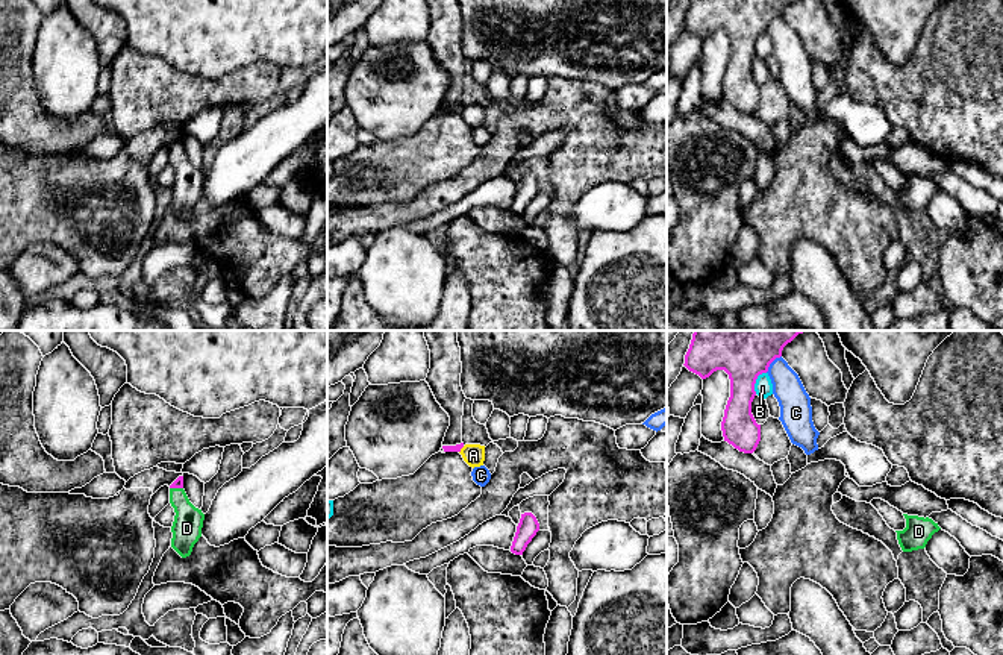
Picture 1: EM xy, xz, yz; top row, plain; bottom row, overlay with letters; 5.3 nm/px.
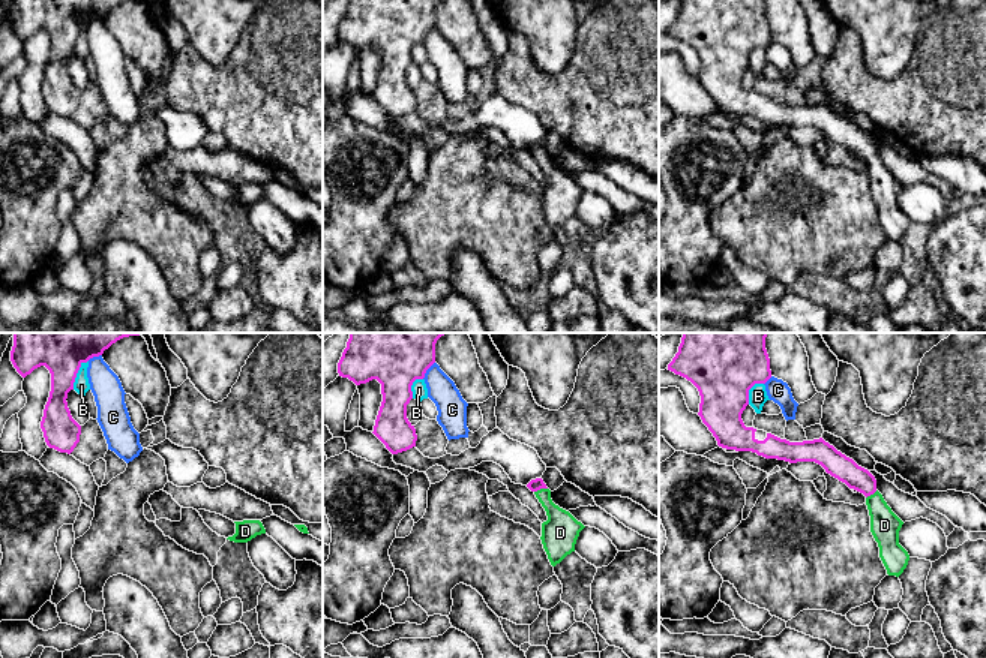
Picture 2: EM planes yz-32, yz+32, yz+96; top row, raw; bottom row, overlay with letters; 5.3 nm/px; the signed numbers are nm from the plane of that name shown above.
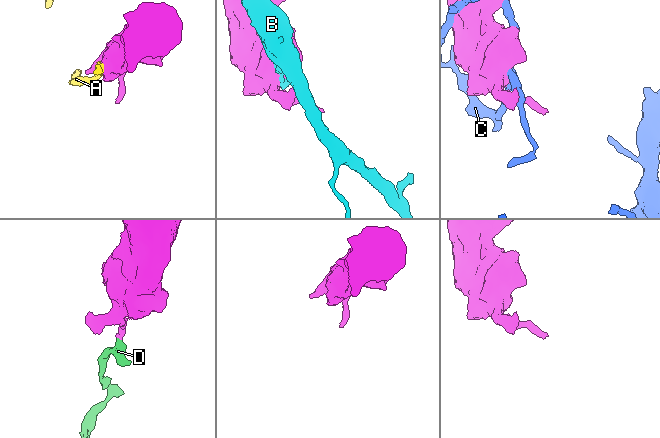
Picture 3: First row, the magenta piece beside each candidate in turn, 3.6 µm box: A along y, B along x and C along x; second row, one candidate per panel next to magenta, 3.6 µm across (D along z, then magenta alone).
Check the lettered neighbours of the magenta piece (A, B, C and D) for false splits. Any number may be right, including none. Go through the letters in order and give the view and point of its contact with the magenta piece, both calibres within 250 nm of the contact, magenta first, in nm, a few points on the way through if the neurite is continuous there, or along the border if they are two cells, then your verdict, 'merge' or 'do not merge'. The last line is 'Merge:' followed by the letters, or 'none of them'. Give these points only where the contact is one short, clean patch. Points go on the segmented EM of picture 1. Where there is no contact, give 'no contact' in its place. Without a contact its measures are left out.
A: meets magenta in xz at (461, 448); 40 nm thick on the magenta side, 110 nm on the other; do not merge
B: meets magenta in yz at (755, 381); 420 nm thick on the magenta side, 90 nm on the other; do not merge
C: meets magenta in yz at (771, 361); 460 nm thick on the magenta side, 170 nm on the other; do not merge
D: meets magenta in xy at (176, 487); 50 nm thick on the magenta side, 160 nm on the other; runs through xy (179, 482), (176, 487), (187, 514), (187, 528); merge
Merge: D

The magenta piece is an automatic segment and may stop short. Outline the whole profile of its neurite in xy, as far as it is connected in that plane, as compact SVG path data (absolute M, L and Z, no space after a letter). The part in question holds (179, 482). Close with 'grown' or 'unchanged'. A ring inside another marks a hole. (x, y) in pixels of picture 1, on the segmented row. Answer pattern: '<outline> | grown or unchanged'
M179 476L170 485L170 503L176 512L171 526L171 547L182 558L186 558L191 555L194 544L202 537L205 514L189 502L183 490L183 476Z | grown

